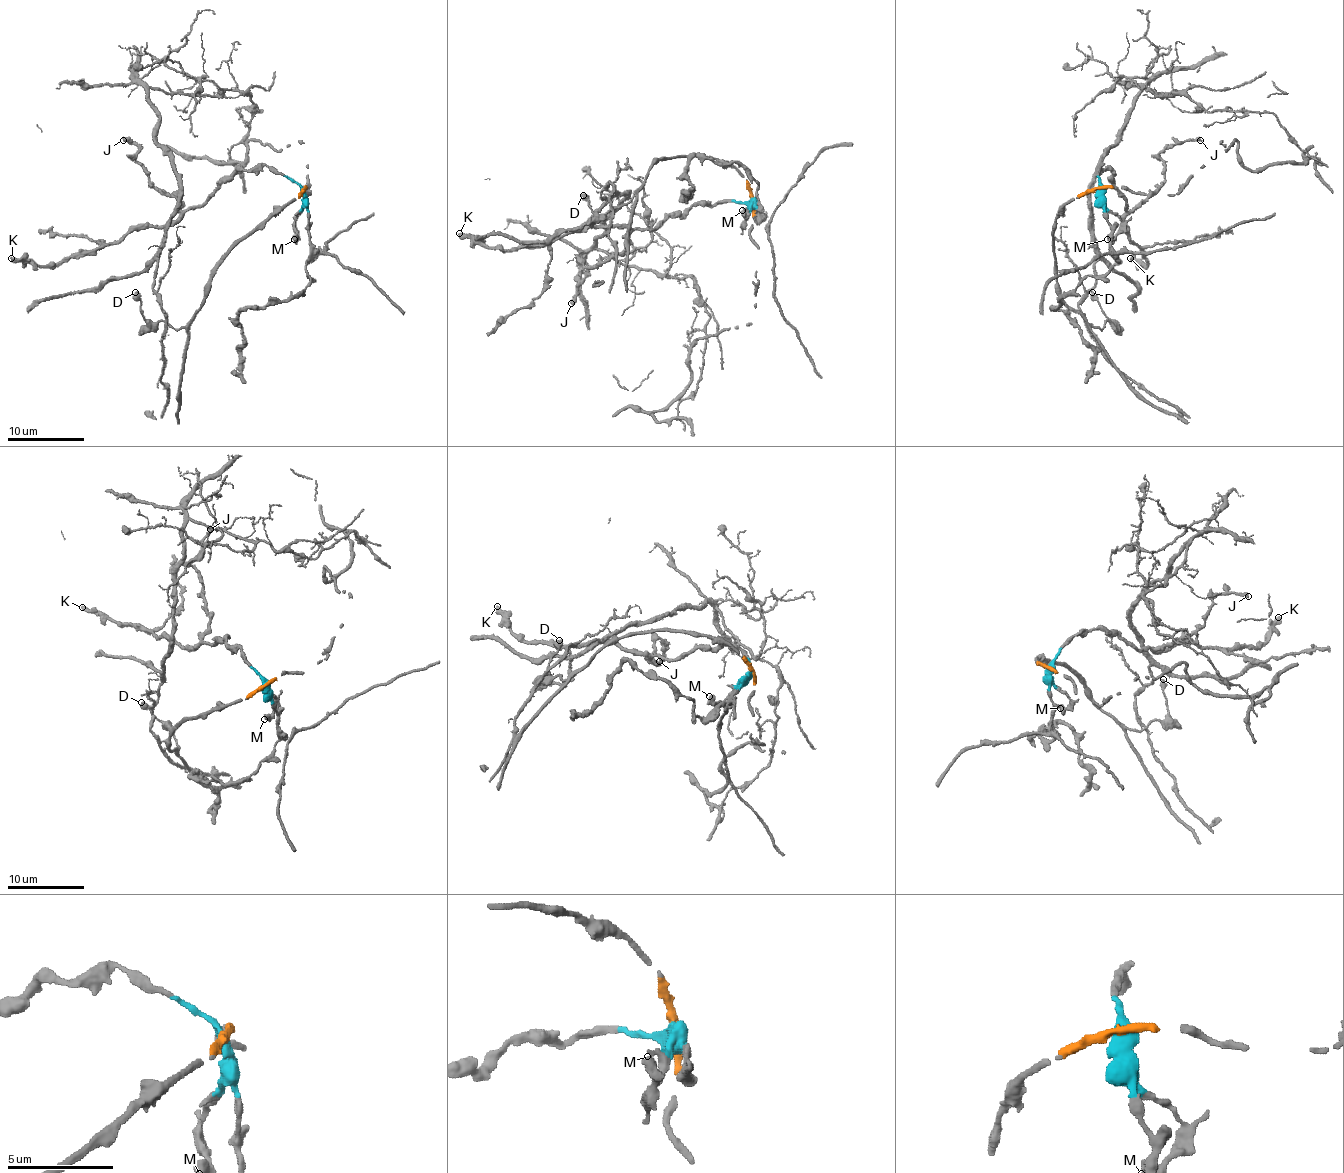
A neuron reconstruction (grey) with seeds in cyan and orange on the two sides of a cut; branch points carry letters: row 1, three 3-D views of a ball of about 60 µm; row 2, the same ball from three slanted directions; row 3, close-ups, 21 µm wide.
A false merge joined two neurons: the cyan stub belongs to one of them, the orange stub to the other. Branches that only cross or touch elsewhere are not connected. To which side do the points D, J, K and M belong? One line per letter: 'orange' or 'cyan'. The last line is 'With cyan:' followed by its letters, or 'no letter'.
D: orange
J: cyan
K: cyan
M: cyan
With cyan: J, K, M

